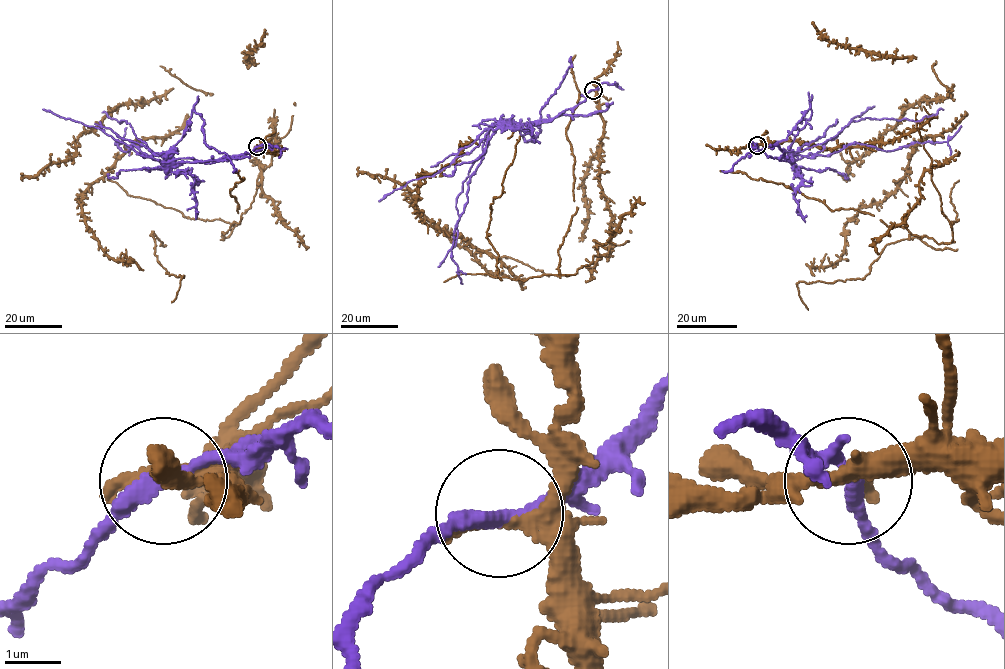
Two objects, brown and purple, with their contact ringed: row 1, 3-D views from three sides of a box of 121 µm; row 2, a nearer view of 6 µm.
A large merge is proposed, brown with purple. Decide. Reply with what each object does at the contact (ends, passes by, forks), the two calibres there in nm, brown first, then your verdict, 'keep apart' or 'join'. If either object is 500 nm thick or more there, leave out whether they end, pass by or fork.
brown forks; purple passes by; calibres 180 and 260 nm; keep apart

